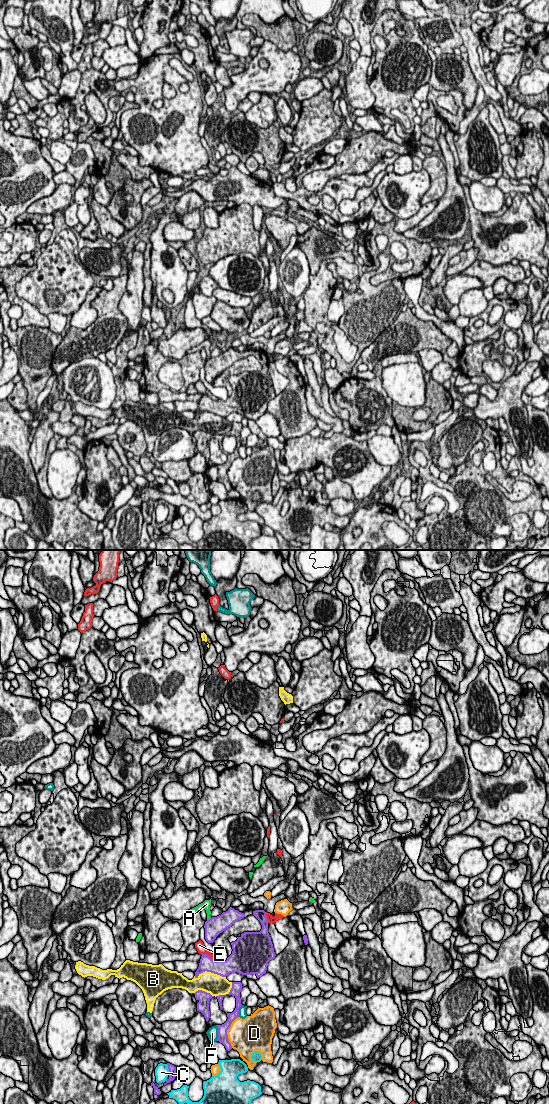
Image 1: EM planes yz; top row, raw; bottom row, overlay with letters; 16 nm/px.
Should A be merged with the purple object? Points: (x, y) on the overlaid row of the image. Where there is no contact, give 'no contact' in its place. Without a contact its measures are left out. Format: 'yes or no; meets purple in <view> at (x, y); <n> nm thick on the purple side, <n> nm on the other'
no; meets purple in yz at (209, 919); 300 nm thick on the purple side, 140 nm on the other

